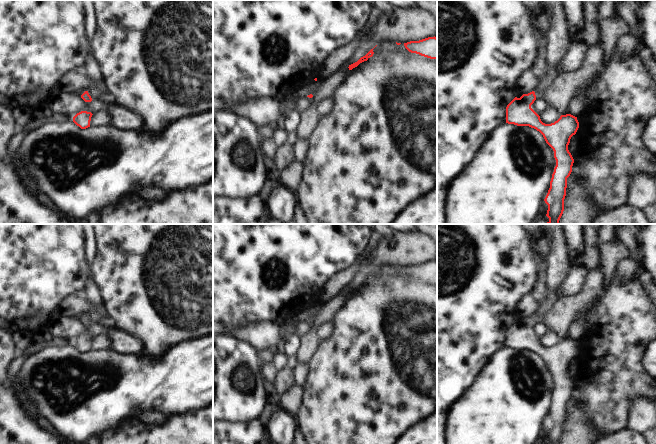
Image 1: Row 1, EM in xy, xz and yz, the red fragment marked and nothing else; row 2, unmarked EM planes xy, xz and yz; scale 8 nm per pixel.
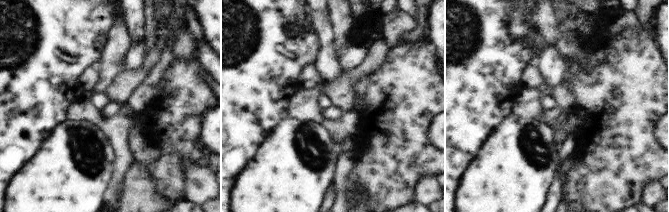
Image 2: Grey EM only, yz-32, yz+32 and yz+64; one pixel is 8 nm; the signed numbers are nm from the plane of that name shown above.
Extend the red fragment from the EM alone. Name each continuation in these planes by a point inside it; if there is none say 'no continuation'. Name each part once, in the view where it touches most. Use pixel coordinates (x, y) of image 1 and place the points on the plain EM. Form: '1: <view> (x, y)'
1: yz (559, 266)

